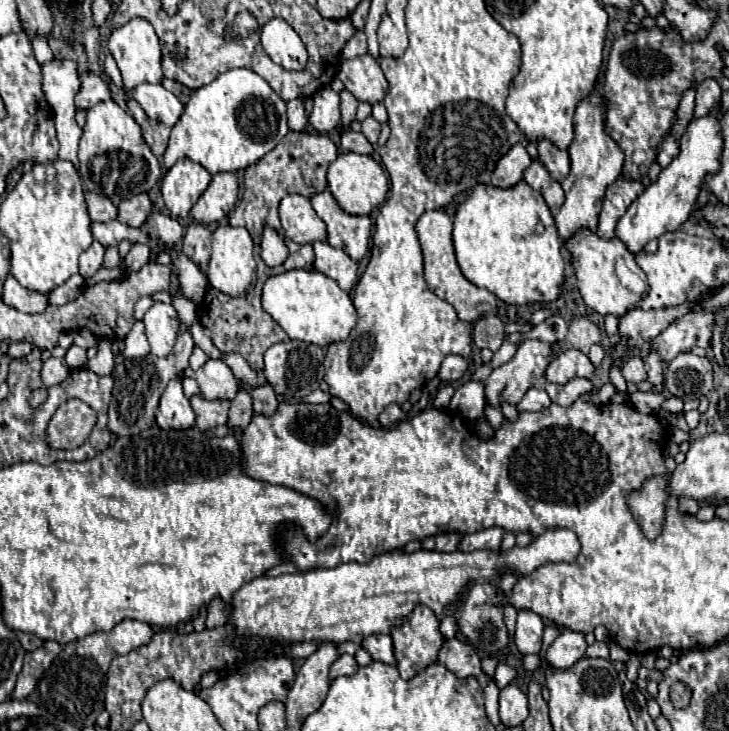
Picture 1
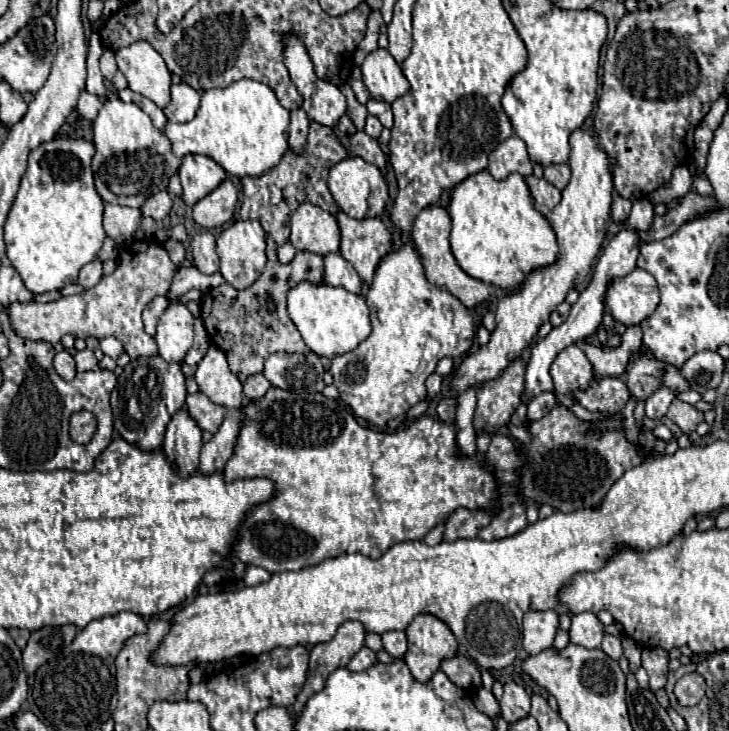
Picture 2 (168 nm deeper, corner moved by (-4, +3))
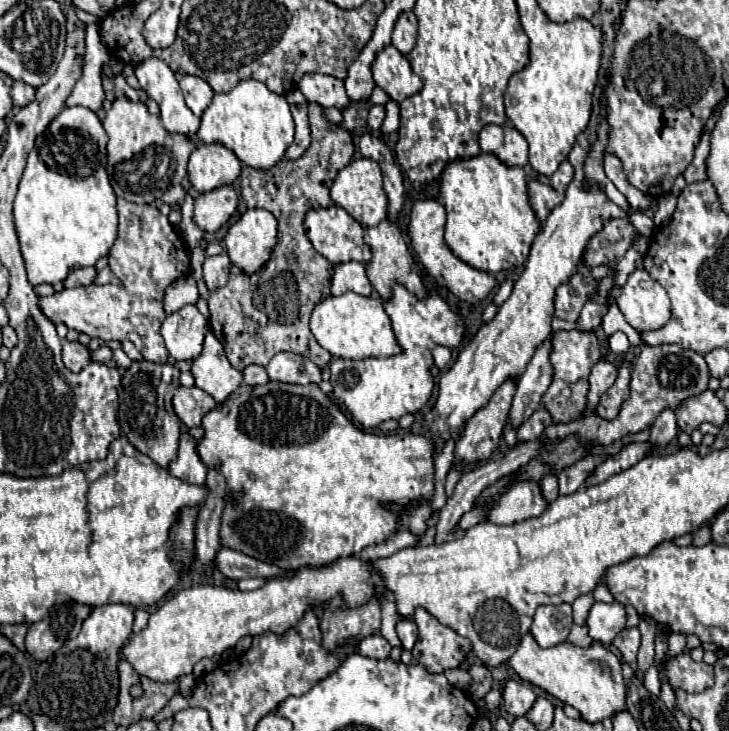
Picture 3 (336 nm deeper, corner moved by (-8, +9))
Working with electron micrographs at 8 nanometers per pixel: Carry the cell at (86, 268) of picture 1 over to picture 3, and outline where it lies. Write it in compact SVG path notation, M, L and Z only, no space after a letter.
M75 268L67 278L65 278L65 288L77 288L77 286L89 286L93 278L97 276L95 268Z

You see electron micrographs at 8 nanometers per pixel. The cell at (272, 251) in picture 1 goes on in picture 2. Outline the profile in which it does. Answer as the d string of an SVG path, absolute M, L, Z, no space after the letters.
M301 204L290 221L289 240L277 248L281 264L289 264L299 250L309 250L319 256L339 252L339 226L333 214L313 206Z

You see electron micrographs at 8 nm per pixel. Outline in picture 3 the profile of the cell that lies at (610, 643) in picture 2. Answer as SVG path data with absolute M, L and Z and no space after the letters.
M625 628L623 632L619 632L615 636L613 644L623 652L625 660L631 664L634 675L636 675L637 662L635 662L635 656L637 656L637 650L639 650L639 644L641 644L641 632L639 632L639 628Z

